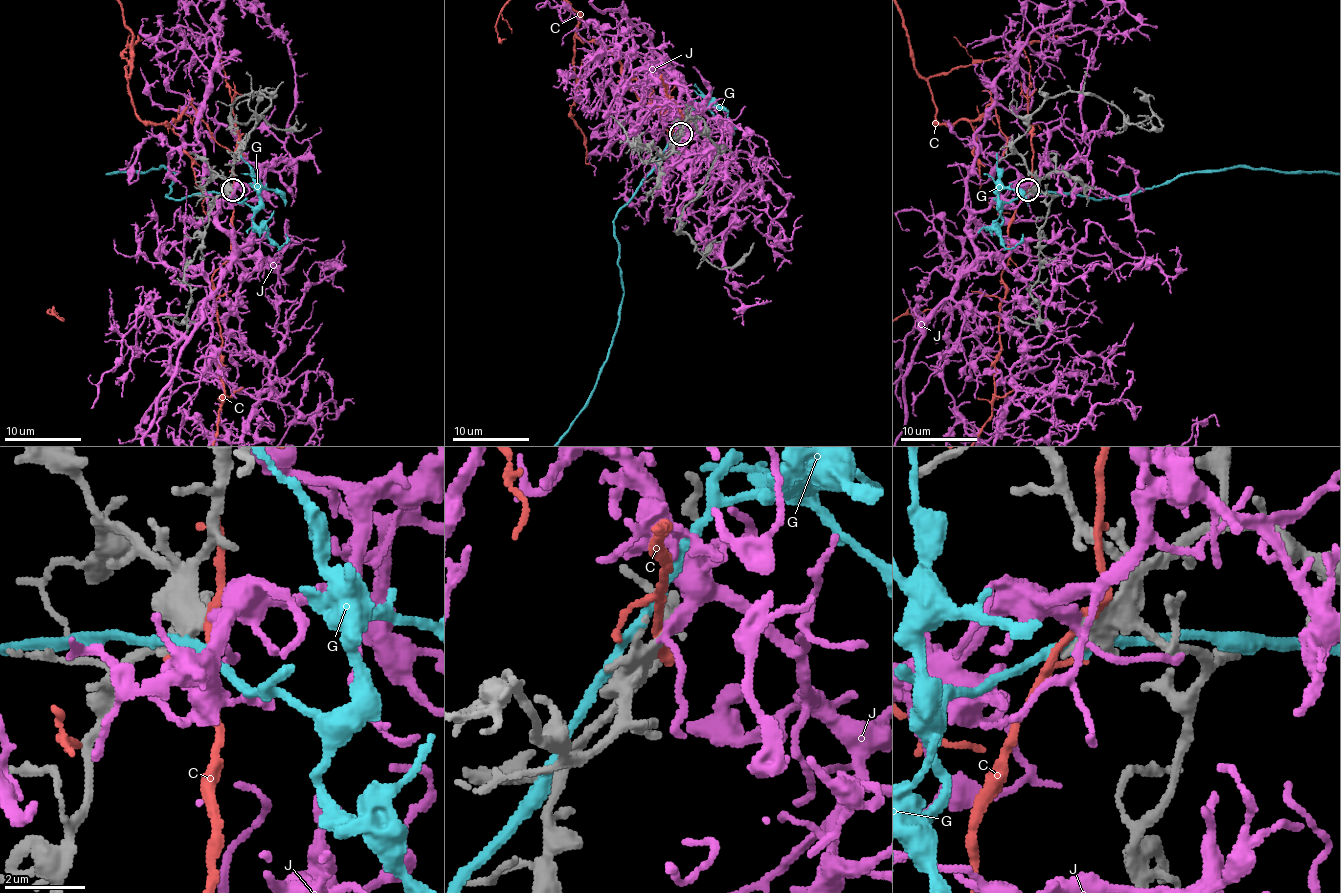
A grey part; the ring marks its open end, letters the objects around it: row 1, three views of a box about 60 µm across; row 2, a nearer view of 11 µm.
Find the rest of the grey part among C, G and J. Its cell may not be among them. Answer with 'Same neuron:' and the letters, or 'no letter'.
Same neuron: J

